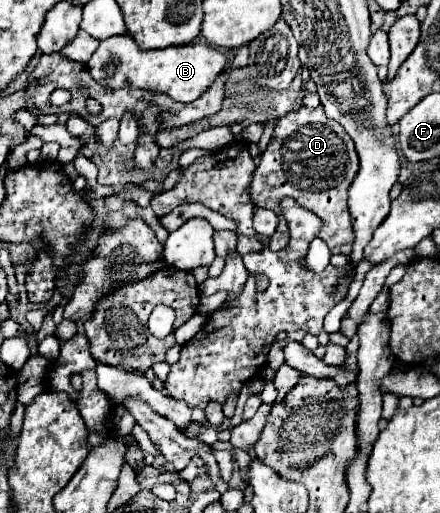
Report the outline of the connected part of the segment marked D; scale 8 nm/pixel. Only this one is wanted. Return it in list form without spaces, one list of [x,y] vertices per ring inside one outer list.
[[[300,107],[280,117],[274,125],[274,133],[266,153],[260,157],[260,163],[254,171],[250,195],[256,207],[272,209],[280,215],[276,233],[270,237],[270,249],[280,251],[288,243],[288,225],[280,209],[284,197],[292,197],[300,207],[320,213],[322,229],[320,239],[330,247],[332,253],[350,255],[354,243],[352,217],[348,211],[348,189],[358,173],[358,155],[354,141],[348,137],[344,127],[326,117],[322,107],[308,109]]]

